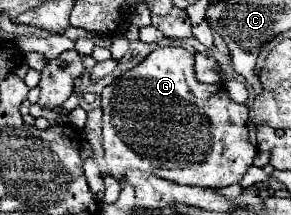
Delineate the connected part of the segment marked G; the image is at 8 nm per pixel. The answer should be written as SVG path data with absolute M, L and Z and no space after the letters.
M166 45L166 47L156 47L142 63L138 63L134 69L126 71L124 75L120 75L118 79L114 79L108 87L104 87L102 91L102 133L104 133L104 157L110 169L110 175L114 179L122 179L126 175L126 169L138 169L138 171L148 171L152 175L158 175L162 179L168 179L172 183L178 185L194 185L194 187L218 189L240 183L244 173L248 171L248 167L252 165L254 157L256 157L256 147L250 143L248 139L248 107L230 101L224 85L206 85L200 83L196 79L194 73L194 55L184 49L184 47L174 47L174 45Z

